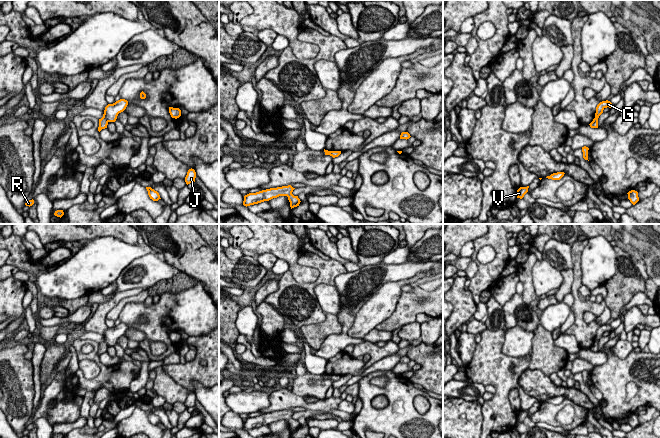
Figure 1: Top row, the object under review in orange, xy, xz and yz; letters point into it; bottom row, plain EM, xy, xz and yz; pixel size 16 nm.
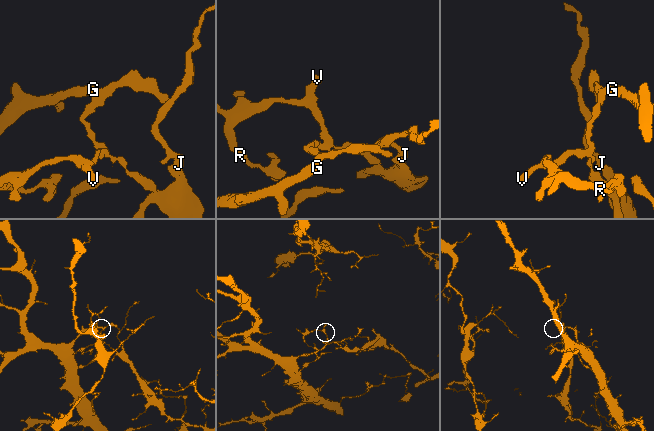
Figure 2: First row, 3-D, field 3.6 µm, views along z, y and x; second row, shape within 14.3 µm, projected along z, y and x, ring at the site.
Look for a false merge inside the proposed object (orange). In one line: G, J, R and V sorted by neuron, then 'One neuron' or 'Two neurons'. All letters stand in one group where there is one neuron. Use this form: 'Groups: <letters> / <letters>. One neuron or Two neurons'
Groups: G / J R V. Two neurons

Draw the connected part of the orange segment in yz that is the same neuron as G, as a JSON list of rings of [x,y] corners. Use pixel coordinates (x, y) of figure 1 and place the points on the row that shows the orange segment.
[[[608,100],[600,102],[596,107],[595,118],[599,118],[599,116],[603,113],[605,108],[613,108],[612,103]]]

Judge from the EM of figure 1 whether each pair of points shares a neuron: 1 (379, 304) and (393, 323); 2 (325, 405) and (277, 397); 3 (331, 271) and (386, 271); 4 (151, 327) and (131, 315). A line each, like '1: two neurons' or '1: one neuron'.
1: two neurons
2: one neuron
3: two neurons
4: one neuron

